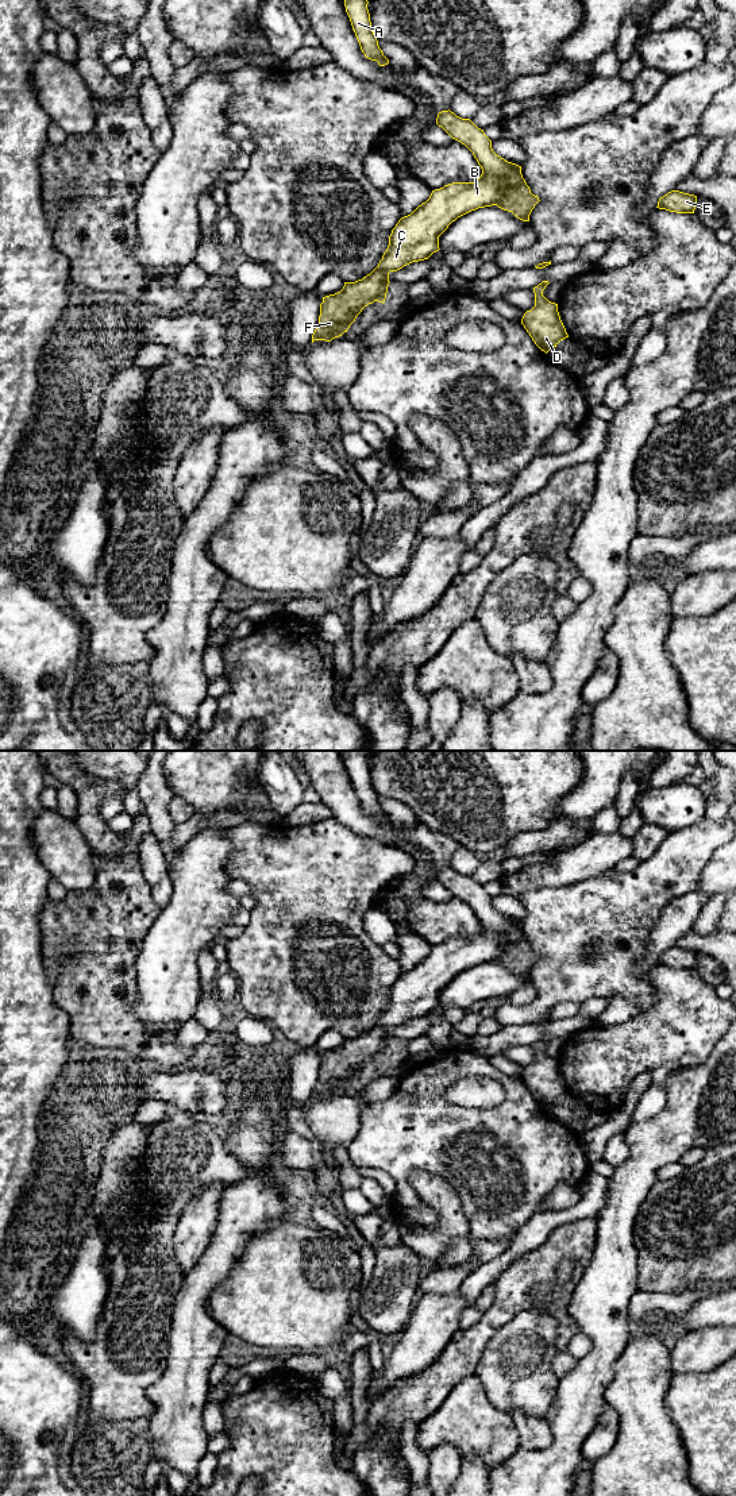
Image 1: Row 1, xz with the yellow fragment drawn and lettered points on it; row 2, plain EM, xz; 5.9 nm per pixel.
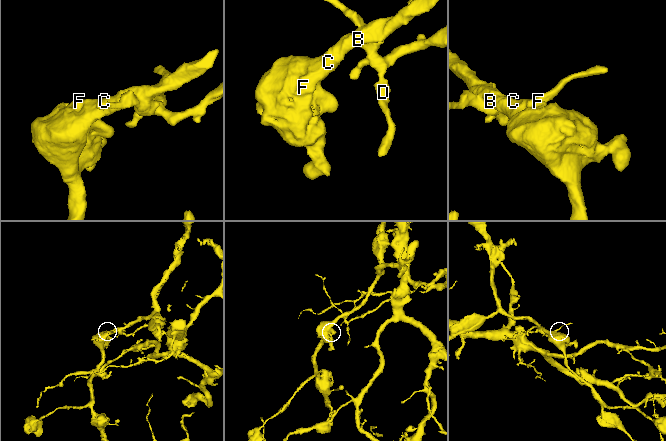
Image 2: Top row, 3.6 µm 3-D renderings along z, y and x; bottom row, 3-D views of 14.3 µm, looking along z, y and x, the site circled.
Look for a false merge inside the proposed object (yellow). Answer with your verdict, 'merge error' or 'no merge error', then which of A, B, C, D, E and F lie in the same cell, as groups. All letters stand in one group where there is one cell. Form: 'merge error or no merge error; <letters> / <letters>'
merge error; A D E / B C F

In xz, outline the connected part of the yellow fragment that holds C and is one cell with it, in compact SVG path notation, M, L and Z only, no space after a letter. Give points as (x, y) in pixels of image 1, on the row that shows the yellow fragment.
M485 174L474 182L452 182L432 190L429 198L398 220L378 266L362 279L344 282L340 292L323 297L315 340L342 336L365 306L385 302L389 273L428 259L439 251L439 236L458 217L478 208L496 205L508 192L505 176Z

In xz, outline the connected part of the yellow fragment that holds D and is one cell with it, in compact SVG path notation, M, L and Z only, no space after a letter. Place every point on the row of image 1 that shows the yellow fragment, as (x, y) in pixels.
M543 281L533 288L535 306L527 311L521 319L521 324L535 344L546 354L556 347L560 340L569 338L558 312L558 304L543 296L548 284L548 281Z

